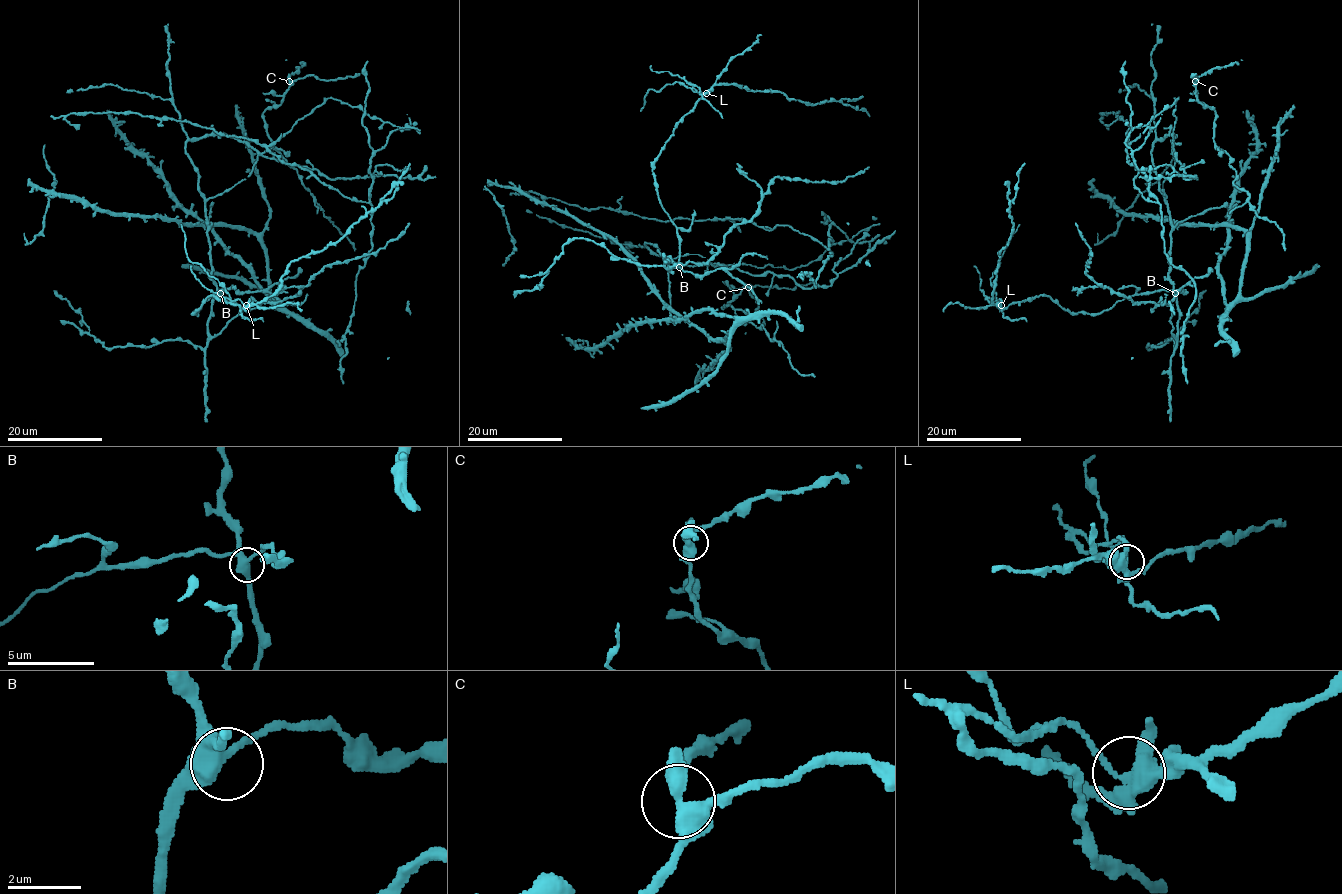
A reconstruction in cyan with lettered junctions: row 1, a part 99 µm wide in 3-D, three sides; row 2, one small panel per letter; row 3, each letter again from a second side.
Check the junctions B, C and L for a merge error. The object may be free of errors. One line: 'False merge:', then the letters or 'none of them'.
False merge: L

